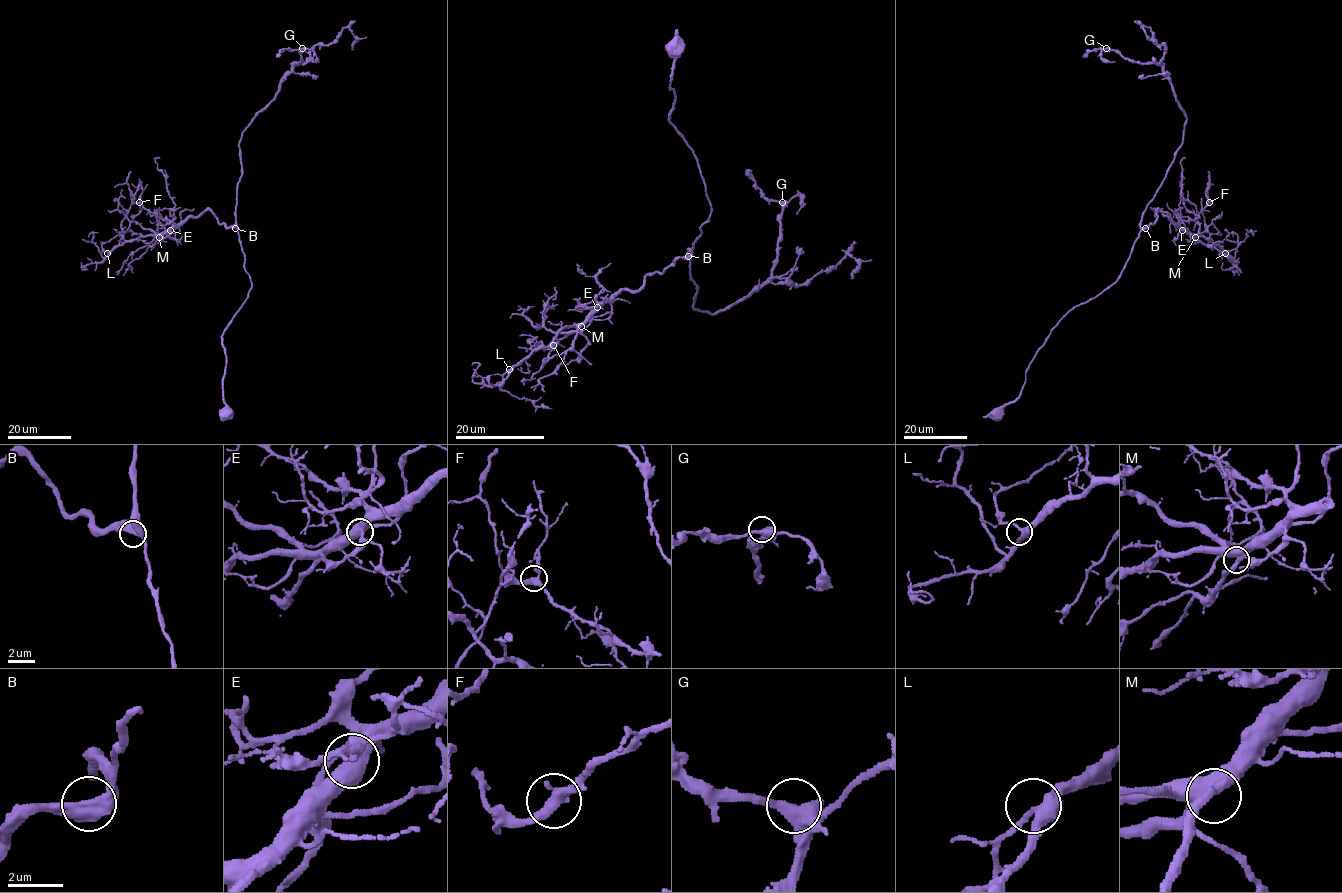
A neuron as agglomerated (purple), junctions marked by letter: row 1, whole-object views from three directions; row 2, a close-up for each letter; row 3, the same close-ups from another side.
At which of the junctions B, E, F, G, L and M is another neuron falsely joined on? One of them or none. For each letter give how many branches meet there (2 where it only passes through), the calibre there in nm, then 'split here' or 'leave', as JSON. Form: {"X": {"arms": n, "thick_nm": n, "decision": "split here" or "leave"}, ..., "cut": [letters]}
{"B": {"arms": 2, "thick_nm": 550, "decision": "leave"}, "E": {"arms": 3, "thick_nm": 480, "decision": "leave"}, "F": {"arms": 3, "thick_nm": 340, "decision": "leave"}, "G": {"arms": 2, "thick_nm": 480, "decision": "leave"}, "L": {"arms": 3, "thick_nm": 340, "decision": "leave"}, "M": {"arms": 3, "thick_nm": 400, "decision": "leave"}, "cut": []}

